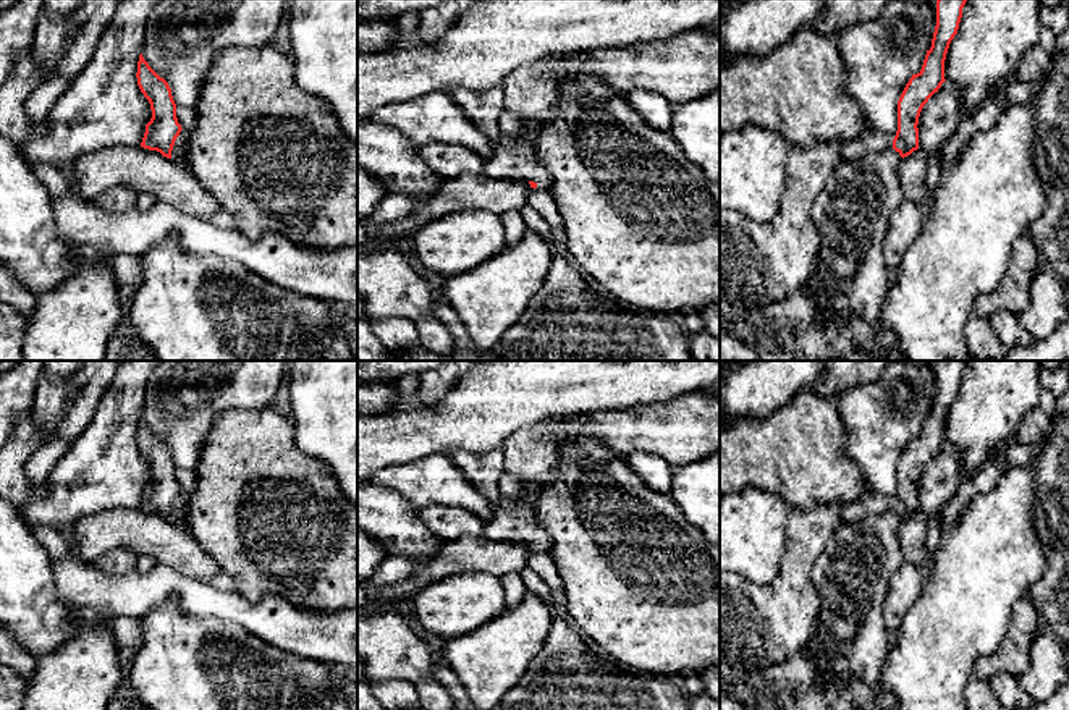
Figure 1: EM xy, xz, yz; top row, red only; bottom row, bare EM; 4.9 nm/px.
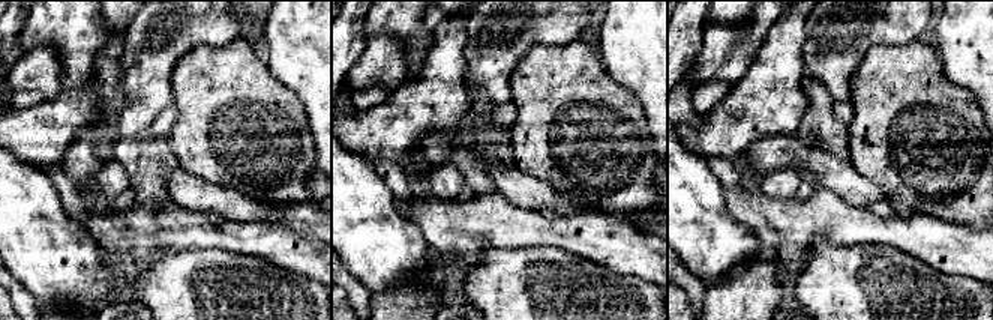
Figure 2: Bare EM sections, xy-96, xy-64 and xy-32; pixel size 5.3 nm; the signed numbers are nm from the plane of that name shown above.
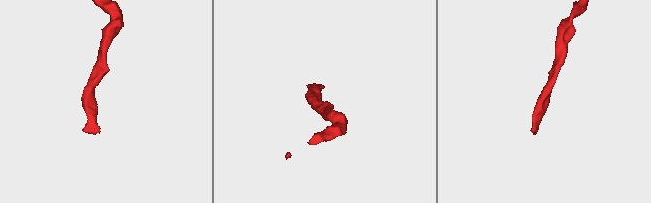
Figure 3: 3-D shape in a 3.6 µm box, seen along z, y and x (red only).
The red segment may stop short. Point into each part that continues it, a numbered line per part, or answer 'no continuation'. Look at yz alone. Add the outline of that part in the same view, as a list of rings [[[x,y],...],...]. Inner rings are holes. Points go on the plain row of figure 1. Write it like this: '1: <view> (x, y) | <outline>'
1: yz (853, 576) | [[[891,509],[865,516],[856,522],[843,522],[836,527],[822,556],[815,561],[812,579],[820,598],[818,618],[805,653],[823,674],[831,674],[839,684],[852,681],[865,684],[880,679],[883,661],[891,645],[886,628],[886,598],[894,573],[906,563],[899,545],[899,526],[902,519]]]

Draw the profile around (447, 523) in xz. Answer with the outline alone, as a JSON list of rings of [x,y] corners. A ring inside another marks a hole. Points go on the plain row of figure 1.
[[[440,503],[420,509],[420,519],[425,527],[443,542],[451,542],[463,535],[482,537],[487,527],[480,518],[467,509],[451,508]]]

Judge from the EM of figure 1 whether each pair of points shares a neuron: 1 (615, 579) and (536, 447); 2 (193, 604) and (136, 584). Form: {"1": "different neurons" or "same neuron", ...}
{"1": "different neurons", "2": "same neuron"}

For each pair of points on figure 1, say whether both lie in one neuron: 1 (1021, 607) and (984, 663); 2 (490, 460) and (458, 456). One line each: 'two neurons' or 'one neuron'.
1: one neuron
2: one neuron

